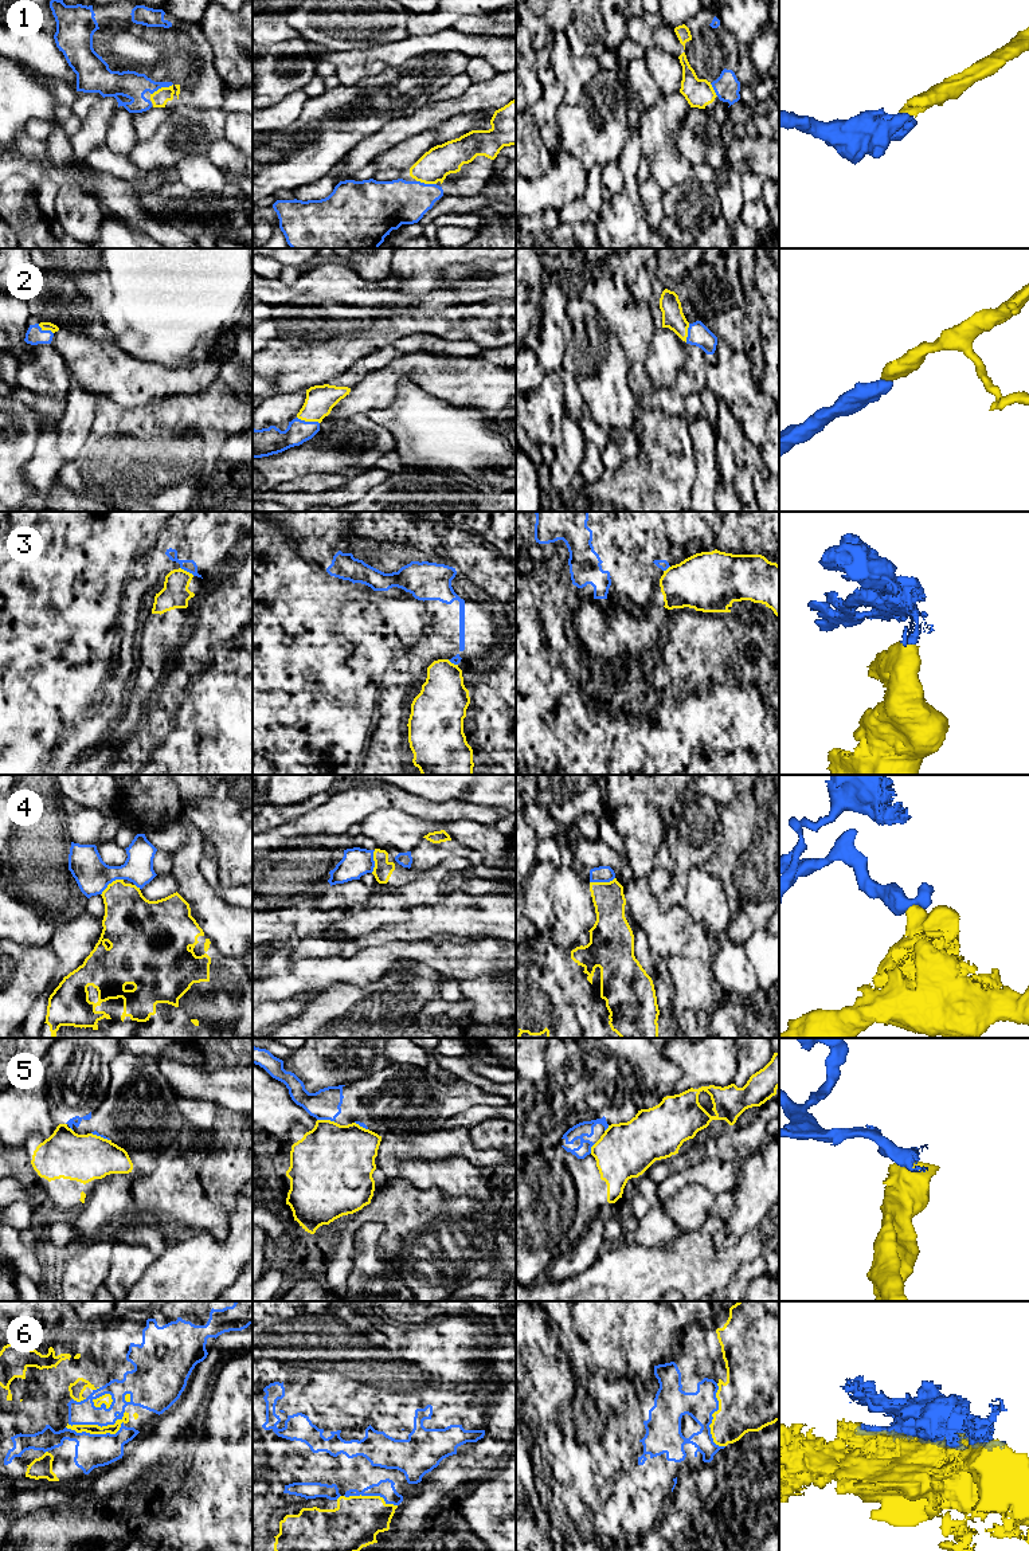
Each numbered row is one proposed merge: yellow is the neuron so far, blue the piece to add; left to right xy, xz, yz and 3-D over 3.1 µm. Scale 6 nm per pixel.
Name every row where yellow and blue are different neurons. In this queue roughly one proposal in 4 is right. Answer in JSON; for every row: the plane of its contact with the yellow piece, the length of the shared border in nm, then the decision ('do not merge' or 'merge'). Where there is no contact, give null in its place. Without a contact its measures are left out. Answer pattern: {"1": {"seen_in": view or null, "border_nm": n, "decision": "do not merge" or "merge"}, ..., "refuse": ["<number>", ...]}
{"1": {"seen_in": "xy", "border_nm": 150, "decision": "merge"}, "2": {"seen_in": "xz", "border_nm": 140, "decision": "merge"}, "3": {"seen_in": "xy", "border_nm": 100, "decision": "do not merge"}, "4": {"seen_in": "xy", "border_nm": 170, "decision": "do not merge"}, "5": {"seen_in": "xz", "border_nm": 110, "decision": "do not merge"}, "6": {"seen_in": "xy", "border_nm": 380, "decision": "do not merge"}, "refuse": ["3", "4", "5", "6"]}

